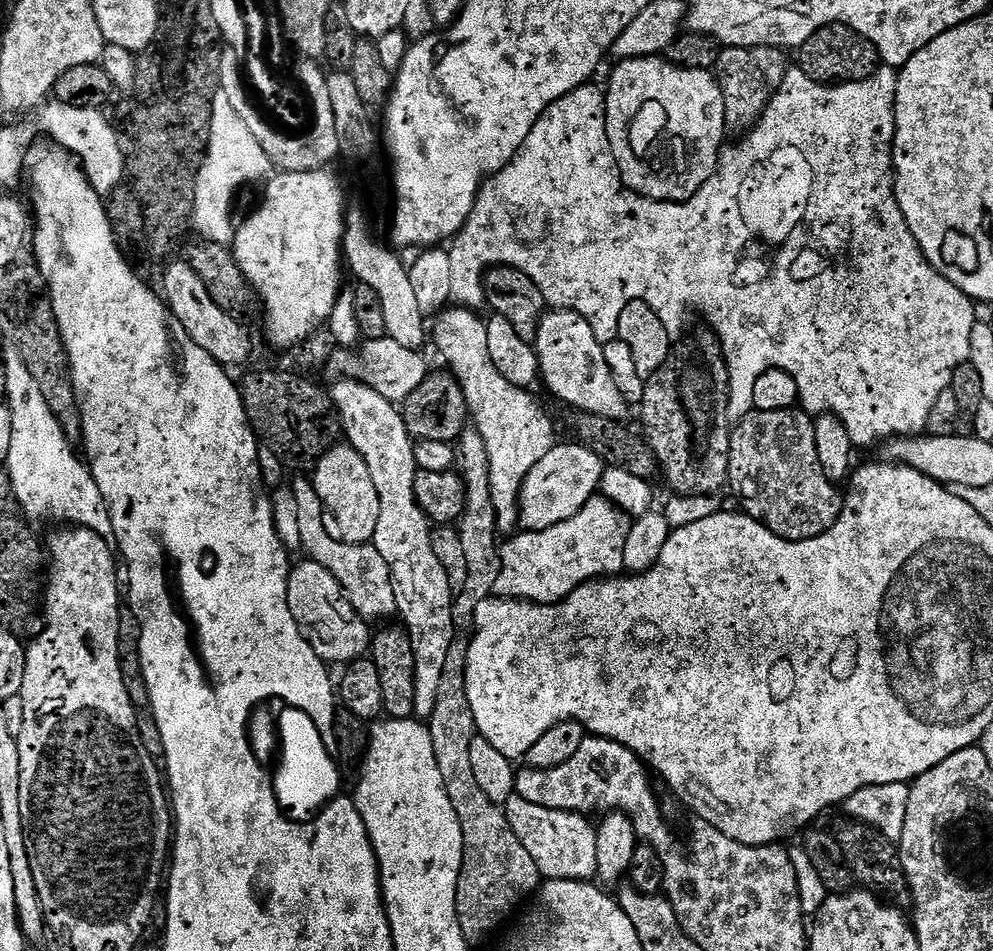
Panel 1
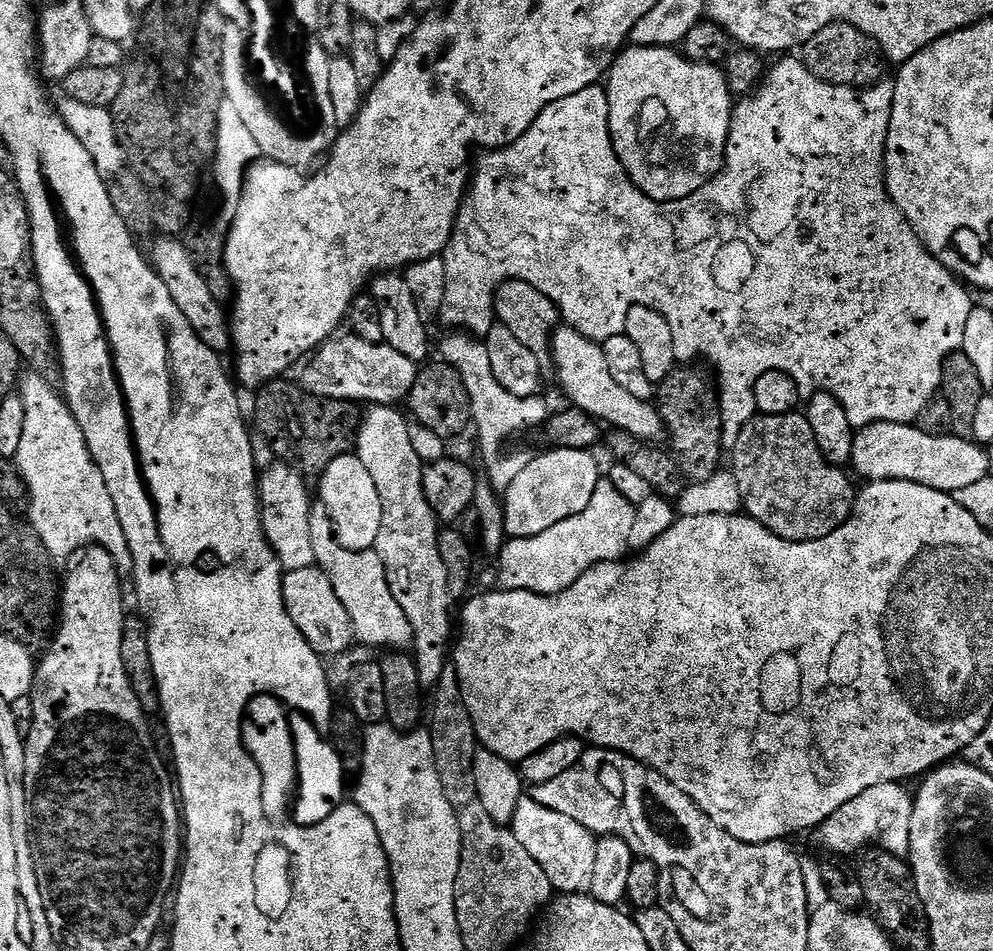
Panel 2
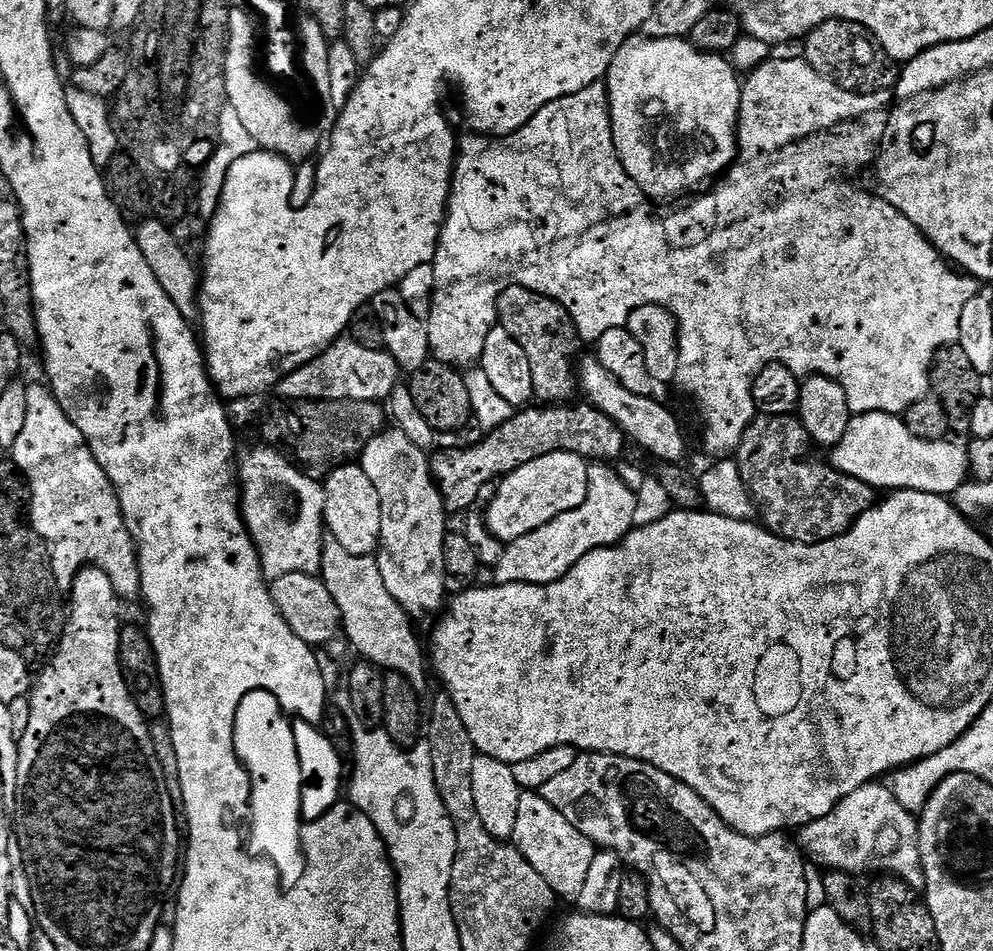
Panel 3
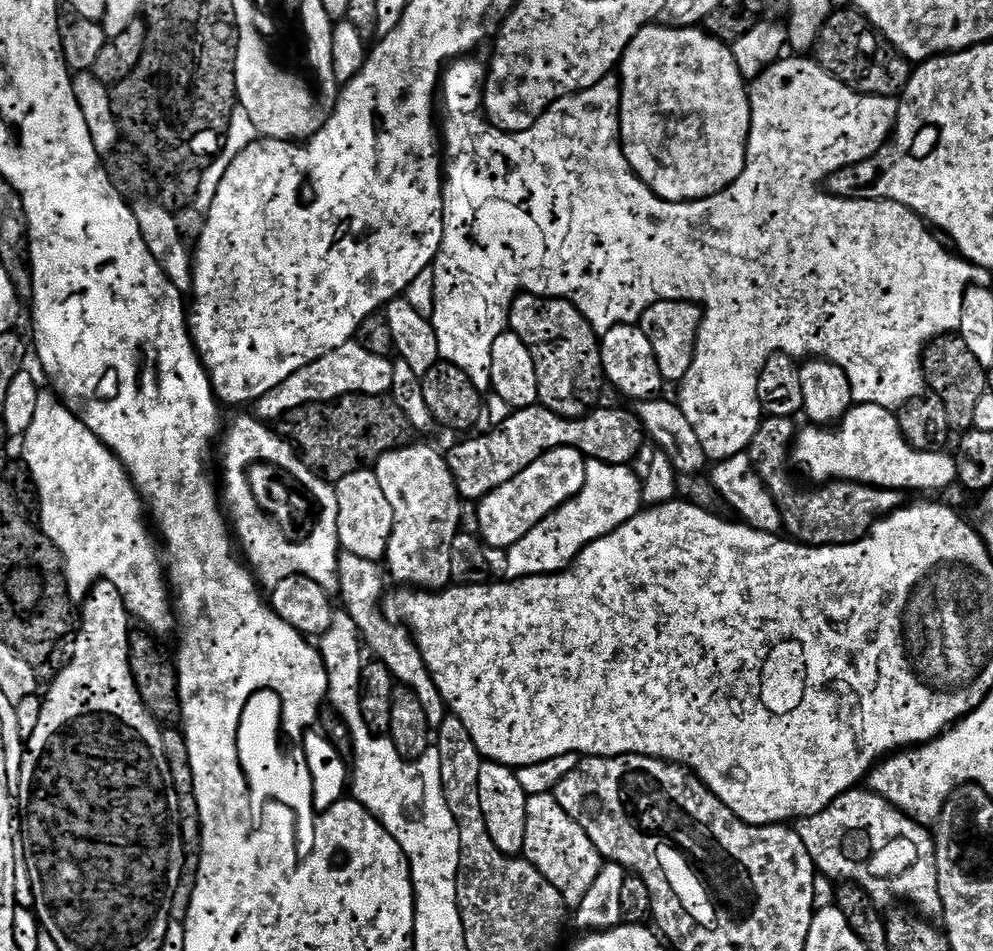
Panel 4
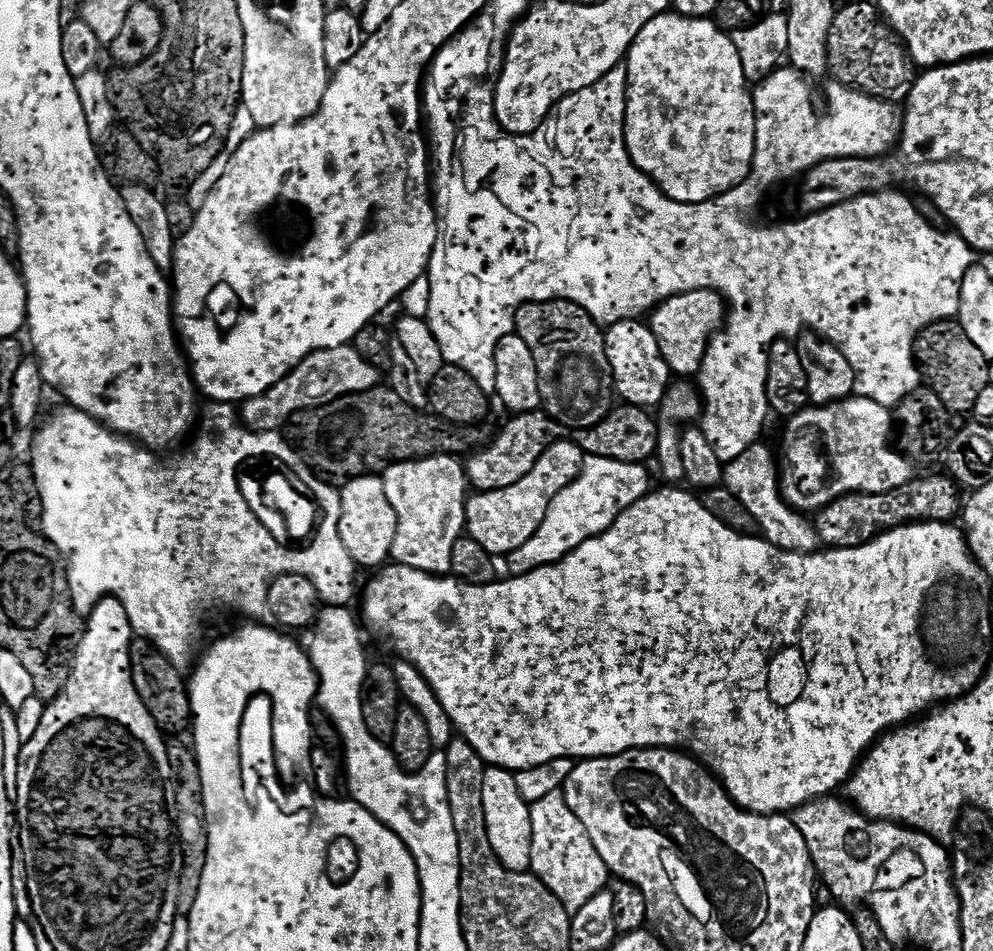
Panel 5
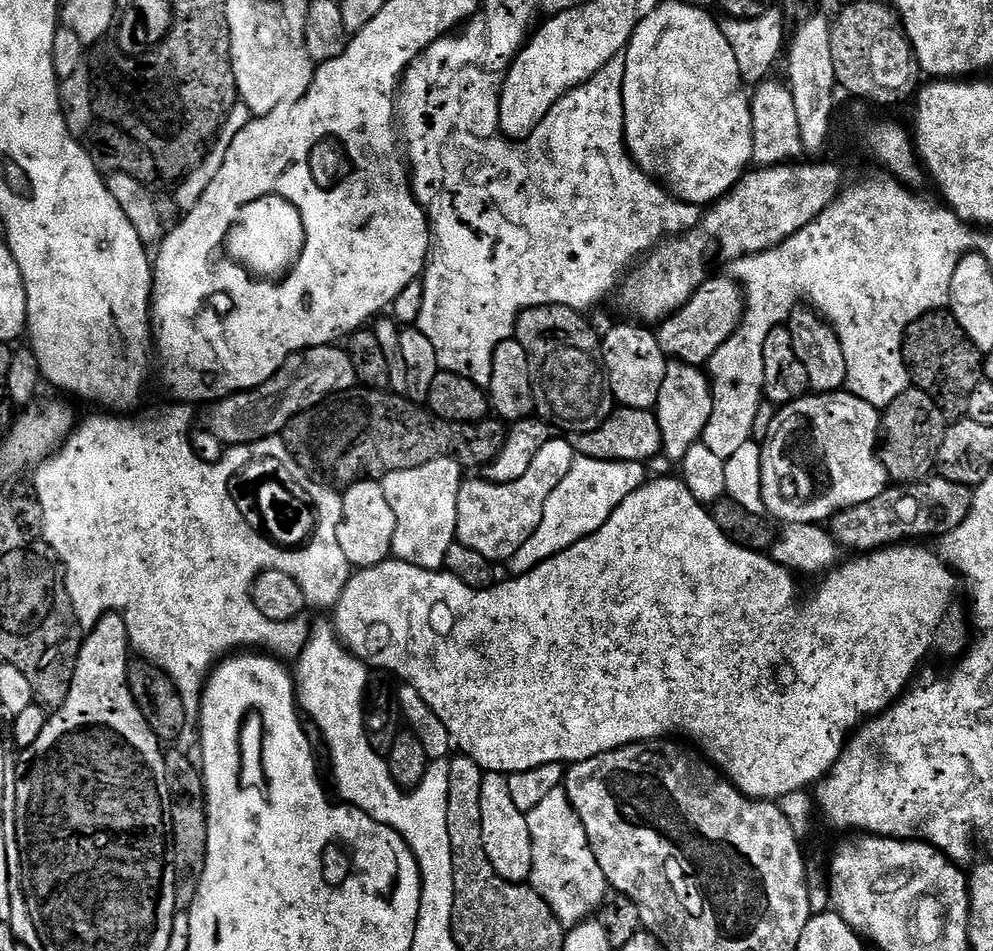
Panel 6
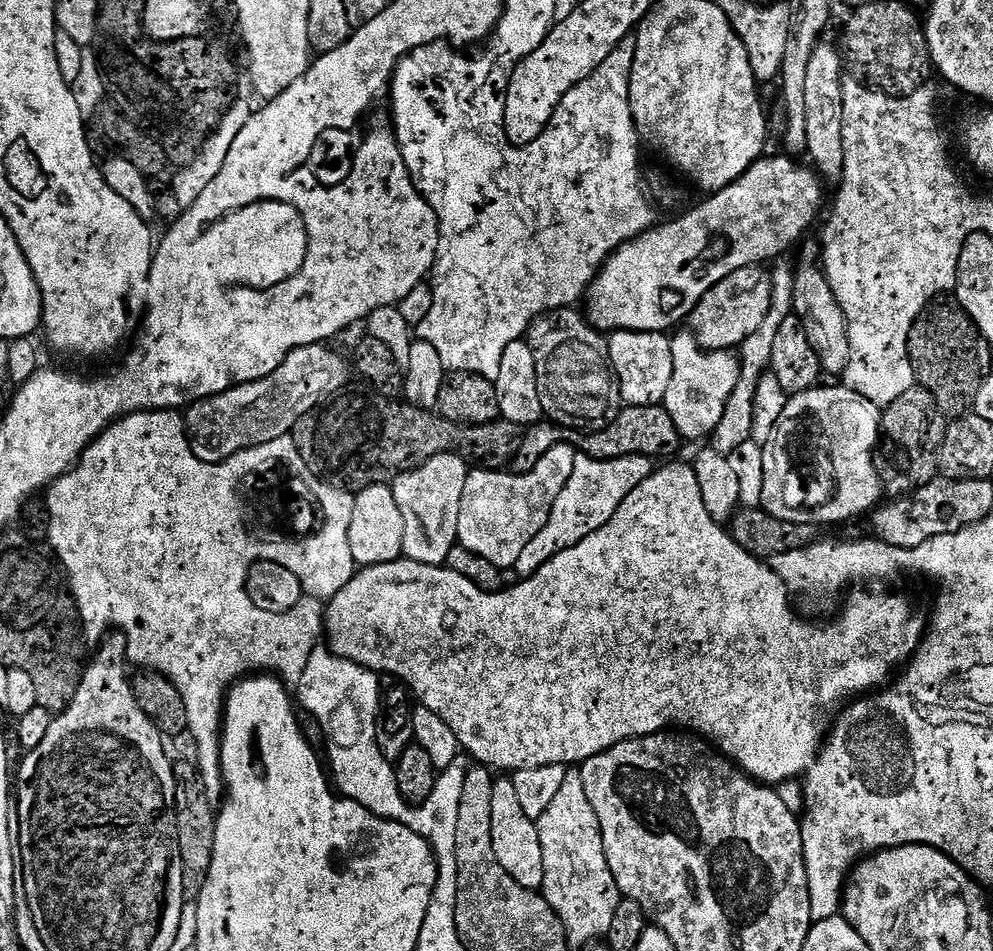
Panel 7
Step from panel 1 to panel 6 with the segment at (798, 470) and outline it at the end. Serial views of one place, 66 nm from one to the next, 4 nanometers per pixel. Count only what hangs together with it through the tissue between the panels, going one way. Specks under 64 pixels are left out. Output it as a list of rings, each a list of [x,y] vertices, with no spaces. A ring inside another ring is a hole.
[[[933,474],[917,484],[890,486],[878,498],[862,502],[856,508],[844,508],[830,521],[830,533],[843,548],[853,548],[853,553],[867,554],[905,542],[920,542],[923,536],[947,537],[972,510],[974,492],[969,485],[950,482],[945,476]]]

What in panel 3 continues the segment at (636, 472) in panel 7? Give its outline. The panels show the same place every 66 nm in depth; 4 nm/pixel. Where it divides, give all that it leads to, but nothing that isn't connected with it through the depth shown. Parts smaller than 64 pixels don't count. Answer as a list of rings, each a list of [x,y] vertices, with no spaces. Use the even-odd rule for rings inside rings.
[[[594,464],[588,470],[588,490],[586,501],[566,514],[560,514],[546,526],[540,527],[530,534],[511,541],[496,568],[495,581],[500,584],[549,584],[558,581],[575,566],[586,554],[598,548],[606,548],[619,544],[633,529],[633,518],[637,508],[637,491],[627,485],[619,471],[608,464]]]

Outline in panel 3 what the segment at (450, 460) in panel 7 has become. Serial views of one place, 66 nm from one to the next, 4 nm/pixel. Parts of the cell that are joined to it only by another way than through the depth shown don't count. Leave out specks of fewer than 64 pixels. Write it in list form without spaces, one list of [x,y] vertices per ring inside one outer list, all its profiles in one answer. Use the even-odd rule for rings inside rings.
[[[392,426],[369,442],[358,463],[374,482],[384,504],[384,531],[380,537],[378,561],[386,589],[413,617],[424,616],[427,612],[439,613],[446,604],[444,588],[449,587],[444,540],[450,531],[450,512],[433,476],[429,453]]]

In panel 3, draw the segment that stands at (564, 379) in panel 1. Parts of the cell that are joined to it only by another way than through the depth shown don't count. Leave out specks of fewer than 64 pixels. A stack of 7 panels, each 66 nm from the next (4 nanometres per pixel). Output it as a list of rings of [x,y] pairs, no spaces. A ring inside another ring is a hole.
[[[594,356],[579,363],[578,380],[587,394],[587,401],[615,421],[633,441],[635,439],[665,463],[684,462],[686,438],[679,420],[668,407],[656,401],[655,397],[626,390]]]

